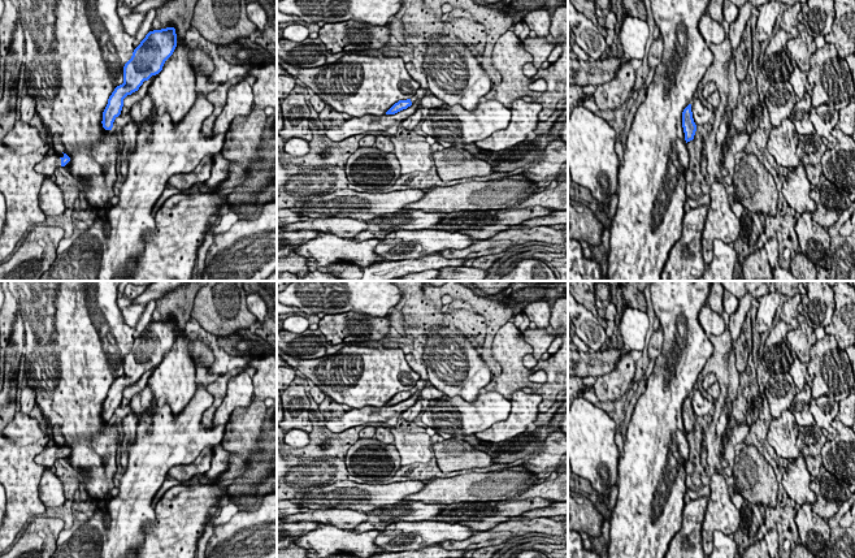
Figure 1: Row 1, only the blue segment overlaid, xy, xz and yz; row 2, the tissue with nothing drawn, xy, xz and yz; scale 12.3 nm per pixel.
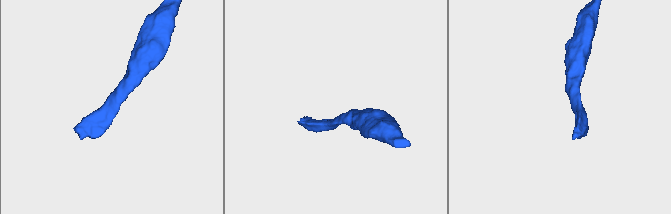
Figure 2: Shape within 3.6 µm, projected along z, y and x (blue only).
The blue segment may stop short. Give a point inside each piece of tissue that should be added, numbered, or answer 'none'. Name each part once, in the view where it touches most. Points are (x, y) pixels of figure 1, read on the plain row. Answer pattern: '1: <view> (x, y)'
1: xy (46, 458)

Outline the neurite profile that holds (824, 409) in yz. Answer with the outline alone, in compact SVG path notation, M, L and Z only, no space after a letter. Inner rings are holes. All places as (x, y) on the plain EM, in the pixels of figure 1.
M821 395L817 399L811 398L810 411L826 440L834 440L837 431L832 427L832 421L838 415L838 402L829 395Z

